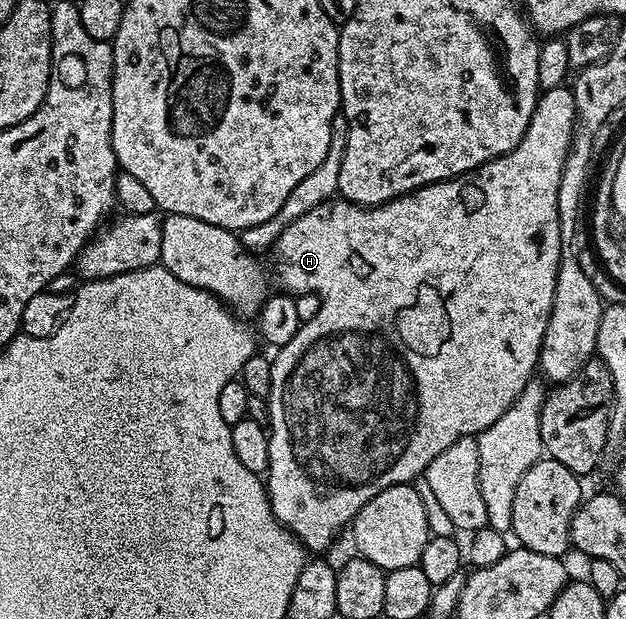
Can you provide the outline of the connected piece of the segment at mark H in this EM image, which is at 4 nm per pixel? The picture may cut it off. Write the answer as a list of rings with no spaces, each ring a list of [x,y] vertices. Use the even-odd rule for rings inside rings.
[[[567,87],[549,90],[540,96],[533,111],[533,119],[529,119],[529,127],[525,131],[521,143],[517,143],[517,147],[513,147],[513,151],[509,151],[492,161],[486,161],[484,165],[479,165],[475,169],[461,174],[460,177],[445,179],[420,189],[414,189],[413,192],[395,197],[392,201],[385,202],[384,205],[368,207],[366,205],[355,205],[351,201],[342,199],[332,199],[320,205],[314,205],[312,209],[305,211],[305,215],[301,215],[296,221],[289,223],[281,231],[281,235],[276,239],[273,246],[273,254],[275,253],[275,273],[279,276],[280,283],[287,288],[284,290],[291,295],[316,293],[323,302],[321,303],[321,311],[317,311],[317,315],[313,315],[313,319],[302,322],[297,335],[293,335],[293,339],[289,339],[289,343],[278,346],[276,353],[279,354],[274,354],[271,362],[273,387],[271,388],[270,397],[267,398],[267,410],[269,411],[271,423],[267,435],[269,439],[269,467],[265,474],[265,484],[267,486],[267,497],[271,501],[273,515],[285,526],[286,532],[290,533],[292,538],[299,540],[300,537],[303,540],[304,547],[315,552],[312,554],[322,554],[319,553],[322,549],[329,548],[331,540],[338,535],[339,528],[342,525],[343,528],[350,526],[355,516],[361,511],[361,507],[365,507],[365,503],[369,503],[369,499],[373,499],[373,495],[381,495],[381,491],[385,491],[385,487],[390,485],[409,485],[414,483],[426,474],[429,463],[433,463],[433,459],[437,459],[437,455],[441,455],[441,451],[445,451],[445,447],[457,443],[457,439],[475,437],[486,431],[489,427],[493,427],[493,423],[497,423],[497,419],[501,419],[505,415],[505,411],[513,408],[515,400],[521,395],[523,388],[532,380],[531,376],[536,376],[539,352],[541,351],[541,343],[545,335],[545,327],[549,323],[549,315],[553,307],[553,291],[557,287],[557,271],[559,270],[559,236],[561,235],[561,227],[559,226],[559,212],[557,211],[557,187],[561,187],[561,173],[565,167],[565,155],[573,148],[574,141],[571,140],[574,137],[577,137],[574,92]]]

